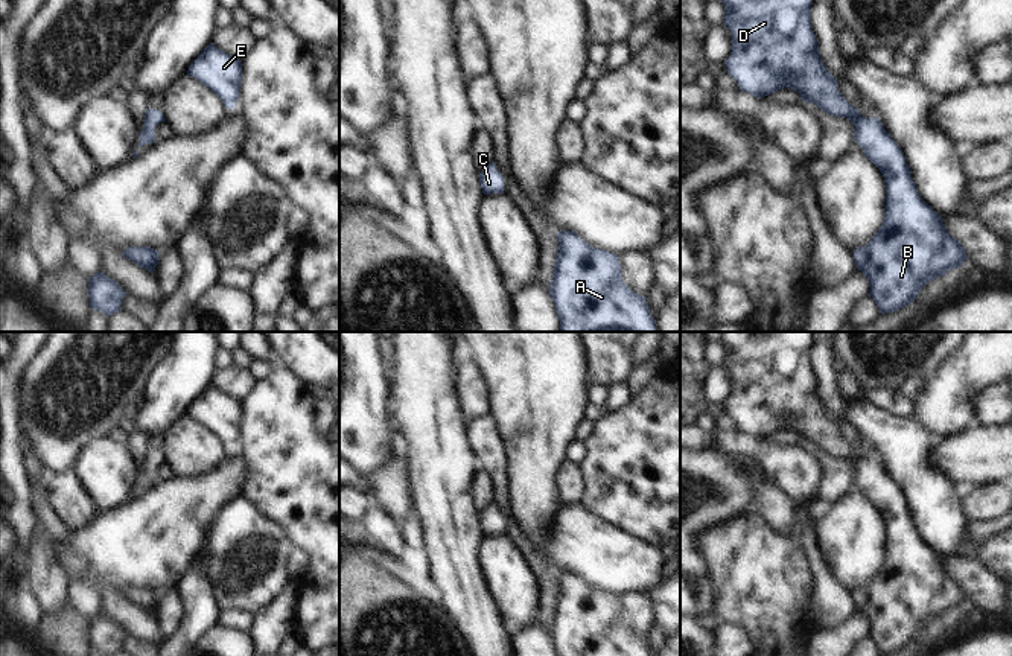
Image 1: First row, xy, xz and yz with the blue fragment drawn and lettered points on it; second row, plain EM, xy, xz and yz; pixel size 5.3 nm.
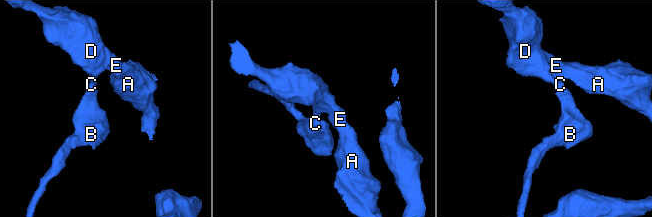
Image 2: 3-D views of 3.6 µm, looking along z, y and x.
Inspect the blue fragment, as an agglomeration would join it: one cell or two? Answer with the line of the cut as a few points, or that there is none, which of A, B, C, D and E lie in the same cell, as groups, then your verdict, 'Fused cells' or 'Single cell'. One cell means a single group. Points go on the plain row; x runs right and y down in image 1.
No split. Groups: A B C D E. Single cell

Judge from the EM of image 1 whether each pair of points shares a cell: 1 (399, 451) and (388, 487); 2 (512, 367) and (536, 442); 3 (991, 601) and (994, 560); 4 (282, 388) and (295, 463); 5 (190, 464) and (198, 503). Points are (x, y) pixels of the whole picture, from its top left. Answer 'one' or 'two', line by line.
1: one
2: one
3: two
4: one
5: two

